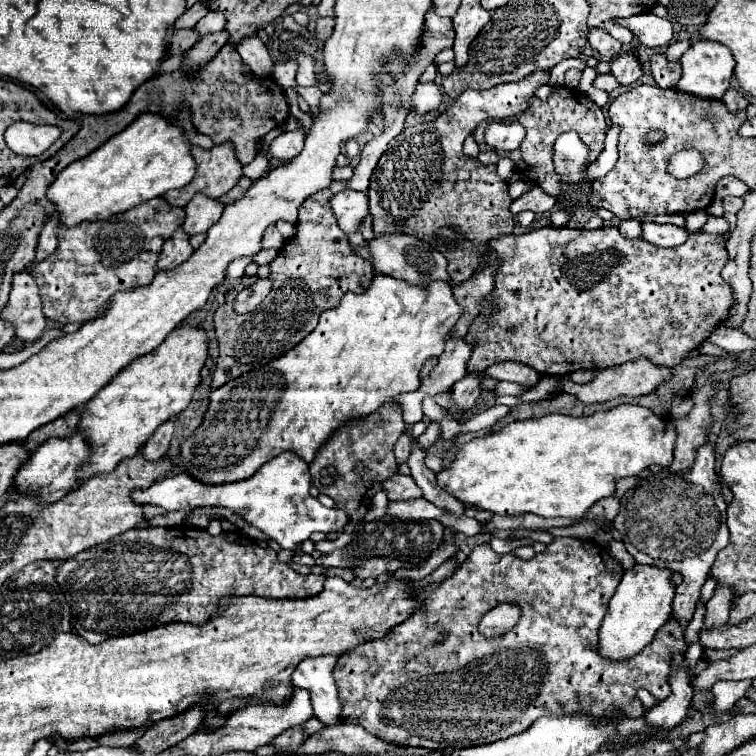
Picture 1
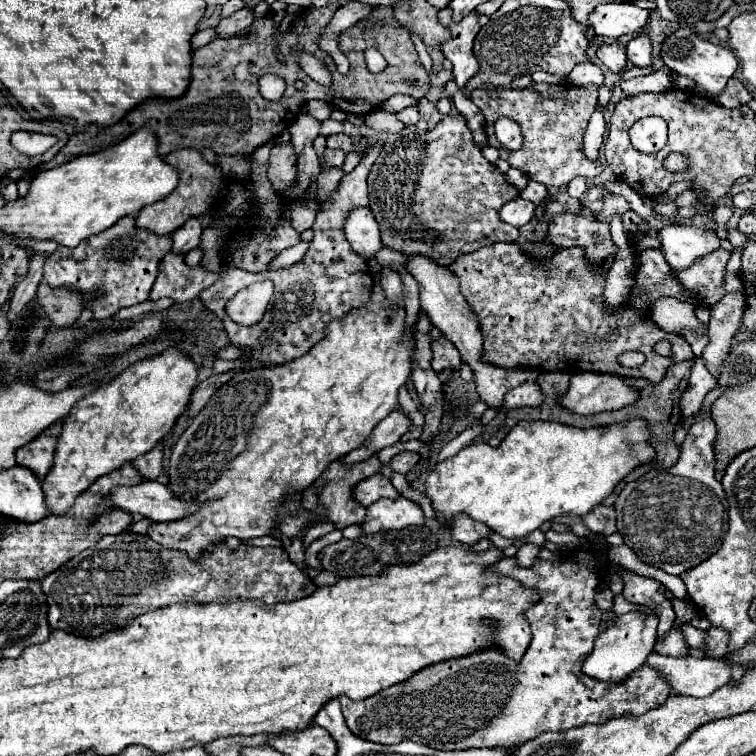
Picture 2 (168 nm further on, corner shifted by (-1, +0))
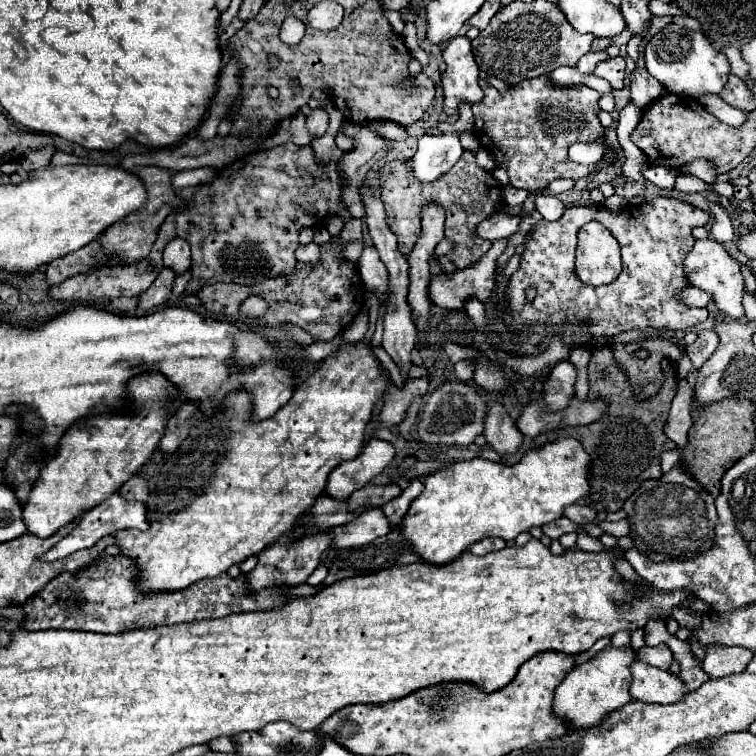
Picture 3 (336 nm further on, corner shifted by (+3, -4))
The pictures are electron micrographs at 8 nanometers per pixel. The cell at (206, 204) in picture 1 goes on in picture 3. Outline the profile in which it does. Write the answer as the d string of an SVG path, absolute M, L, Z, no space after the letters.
M174 237L164 247L164 267L170 267L174 273L184 273L190 269L190 243L182 237Z

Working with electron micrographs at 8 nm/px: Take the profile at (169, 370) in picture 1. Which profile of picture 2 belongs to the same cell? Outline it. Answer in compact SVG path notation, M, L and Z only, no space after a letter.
M170 347L162 355L130 365L118 377L80 399L64 419L54 465L44 479L44 495L48 497L46 515L66 515L74 499L98 477L120 469L160 443L186 411L196 377L196 365L184 353Z

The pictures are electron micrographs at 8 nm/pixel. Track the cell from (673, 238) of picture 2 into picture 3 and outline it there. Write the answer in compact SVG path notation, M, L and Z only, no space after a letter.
M698 239L694 243L694 247L690 249L690 253L684 257L682 267L684 267L684 275L686 275L688 283L712 293L714 301L716 301L716 307L722 313L726 313L732 319L744 317L744 307L742 307L744 277L740 273L738 263L728 255L728 251L724 249L722 243L718 243L714 239Z

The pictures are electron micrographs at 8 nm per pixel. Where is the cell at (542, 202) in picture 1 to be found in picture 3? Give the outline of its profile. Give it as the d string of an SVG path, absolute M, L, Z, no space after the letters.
M526 199L524 205L522 205L522 211L518 215L508 215L504 211L498 211L494 213L492 217L484 219L478 227L476 227L476 233L484 239L490 239L490 241L496 241L496 239L504 239L504 237L510 237L518 231L518 225L520 221L530 215L534 211L534 203L532 199Z

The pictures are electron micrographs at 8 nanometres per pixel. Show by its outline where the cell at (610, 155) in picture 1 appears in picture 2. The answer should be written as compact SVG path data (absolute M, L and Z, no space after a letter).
M576 177L570 185L568 185L568 195L578 199L582 193L586 193L586 179L584 177Z

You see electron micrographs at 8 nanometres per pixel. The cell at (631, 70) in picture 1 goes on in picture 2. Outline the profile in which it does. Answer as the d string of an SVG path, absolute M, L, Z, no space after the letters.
M644 29L644 33L638 33L632 41L628 41L626 51L628 51L628 61L632 65L636 65L636 67L650 67L652 59L650 59L648 29Z

